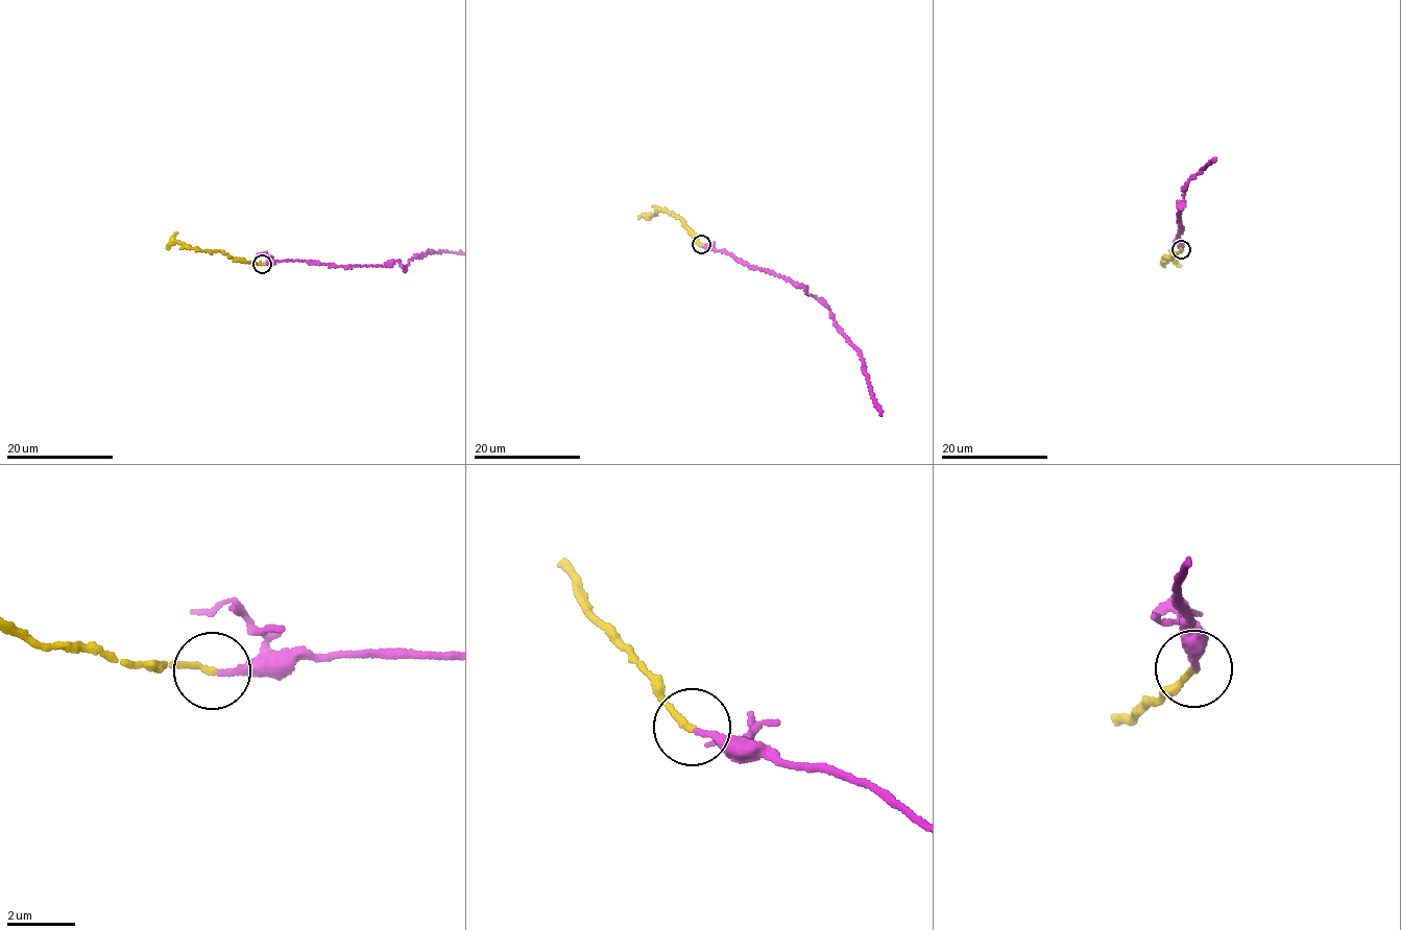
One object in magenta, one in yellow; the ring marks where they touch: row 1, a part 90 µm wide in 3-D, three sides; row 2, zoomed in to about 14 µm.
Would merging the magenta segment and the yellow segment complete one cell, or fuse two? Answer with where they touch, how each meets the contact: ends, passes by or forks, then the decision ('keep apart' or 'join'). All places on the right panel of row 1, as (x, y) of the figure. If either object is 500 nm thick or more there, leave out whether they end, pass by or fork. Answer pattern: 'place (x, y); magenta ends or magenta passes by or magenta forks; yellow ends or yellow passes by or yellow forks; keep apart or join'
place (1181, 249); magenta ends; yellow ends; join

